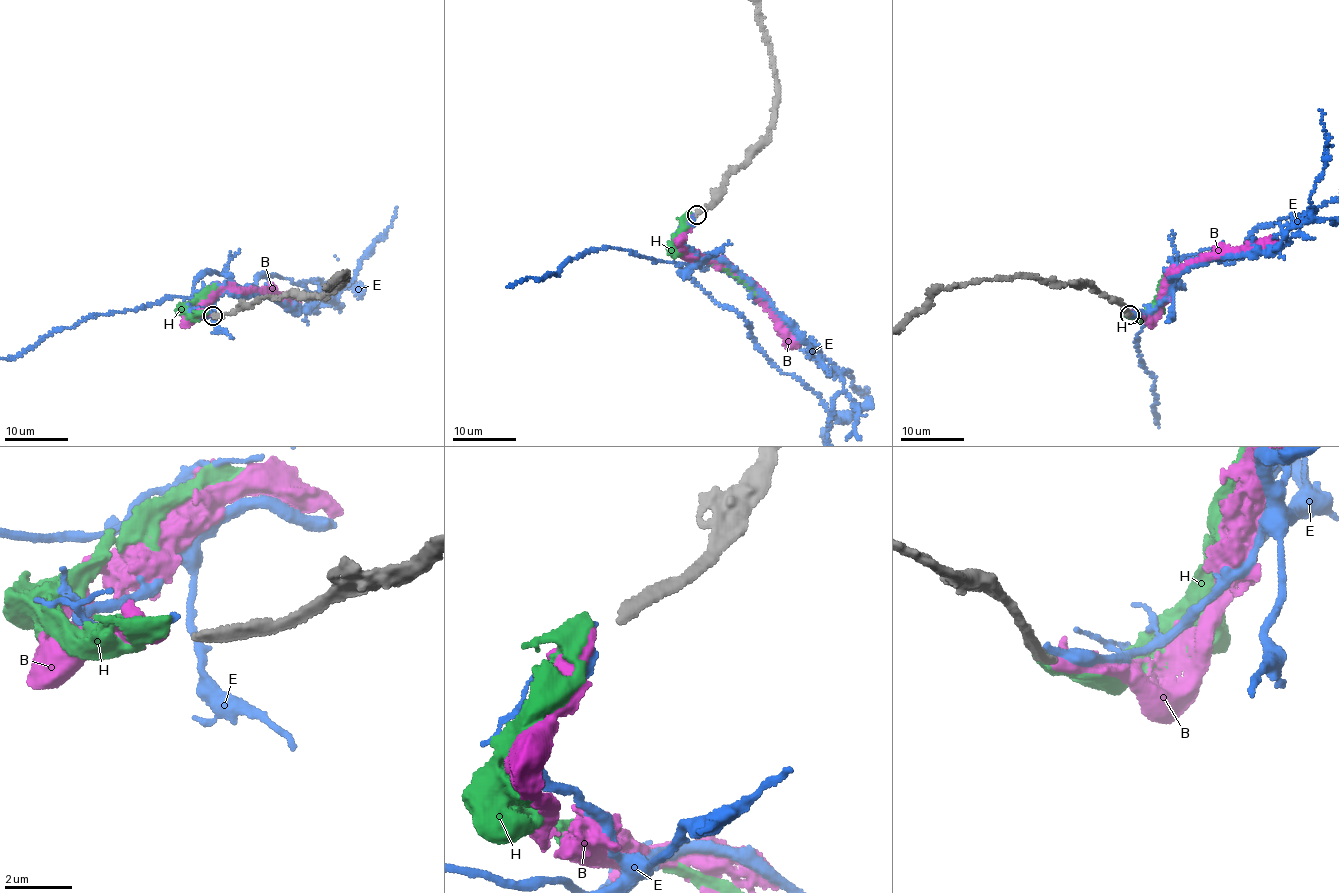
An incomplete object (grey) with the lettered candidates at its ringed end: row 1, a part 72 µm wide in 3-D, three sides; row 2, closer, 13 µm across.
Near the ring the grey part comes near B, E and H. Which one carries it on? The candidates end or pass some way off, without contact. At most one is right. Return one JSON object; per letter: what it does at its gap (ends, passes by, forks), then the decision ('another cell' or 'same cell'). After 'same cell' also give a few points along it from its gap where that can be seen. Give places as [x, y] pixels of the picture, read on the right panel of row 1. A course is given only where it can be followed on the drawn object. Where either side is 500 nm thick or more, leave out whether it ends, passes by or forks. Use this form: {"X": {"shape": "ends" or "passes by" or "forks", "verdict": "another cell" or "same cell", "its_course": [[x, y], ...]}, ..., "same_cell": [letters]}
{"B": {"shape": "ends", "verdict": "same cell"}, "E": {"shape": "ends", "verdict": "another cell"}, "H": {"shape": "ends", "verdict": "another cell"}, "same_cell": ["B"]}

